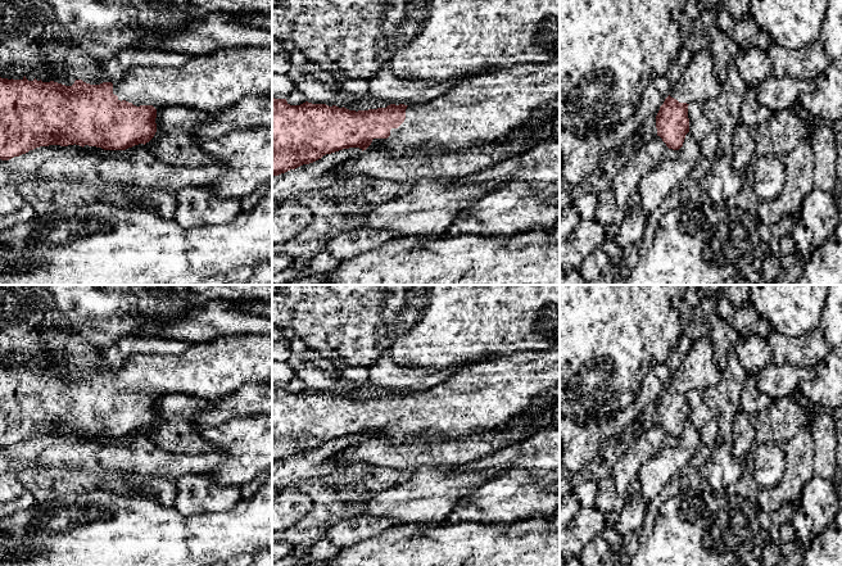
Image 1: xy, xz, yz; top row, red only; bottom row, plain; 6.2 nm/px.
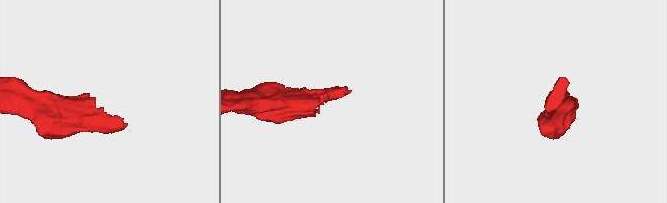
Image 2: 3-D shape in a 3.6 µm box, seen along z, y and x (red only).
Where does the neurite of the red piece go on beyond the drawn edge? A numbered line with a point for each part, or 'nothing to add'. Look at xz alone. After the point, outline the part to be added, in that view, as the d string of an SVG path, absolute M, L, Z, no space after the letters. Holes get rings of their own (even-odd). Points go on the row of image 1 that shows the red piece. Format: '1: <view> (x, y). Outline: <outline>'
1: xz (479, 109). Outline: M560 56L540 64L516 64L462 78L442 96L421 105L408 105L406 119L388 139L374 139L372 149L406 155L416 149L448 151L492 144L521 127L538 112L560 114Z

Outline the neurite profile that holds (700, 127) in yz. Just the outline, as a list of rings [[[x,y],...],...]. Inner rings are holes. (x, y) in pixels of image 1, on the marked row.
[[[691,103],[688,105],[689,133],[698,144],[701,155],[716,158],[719,153],[719,136],[703,112],[703,103]]]

